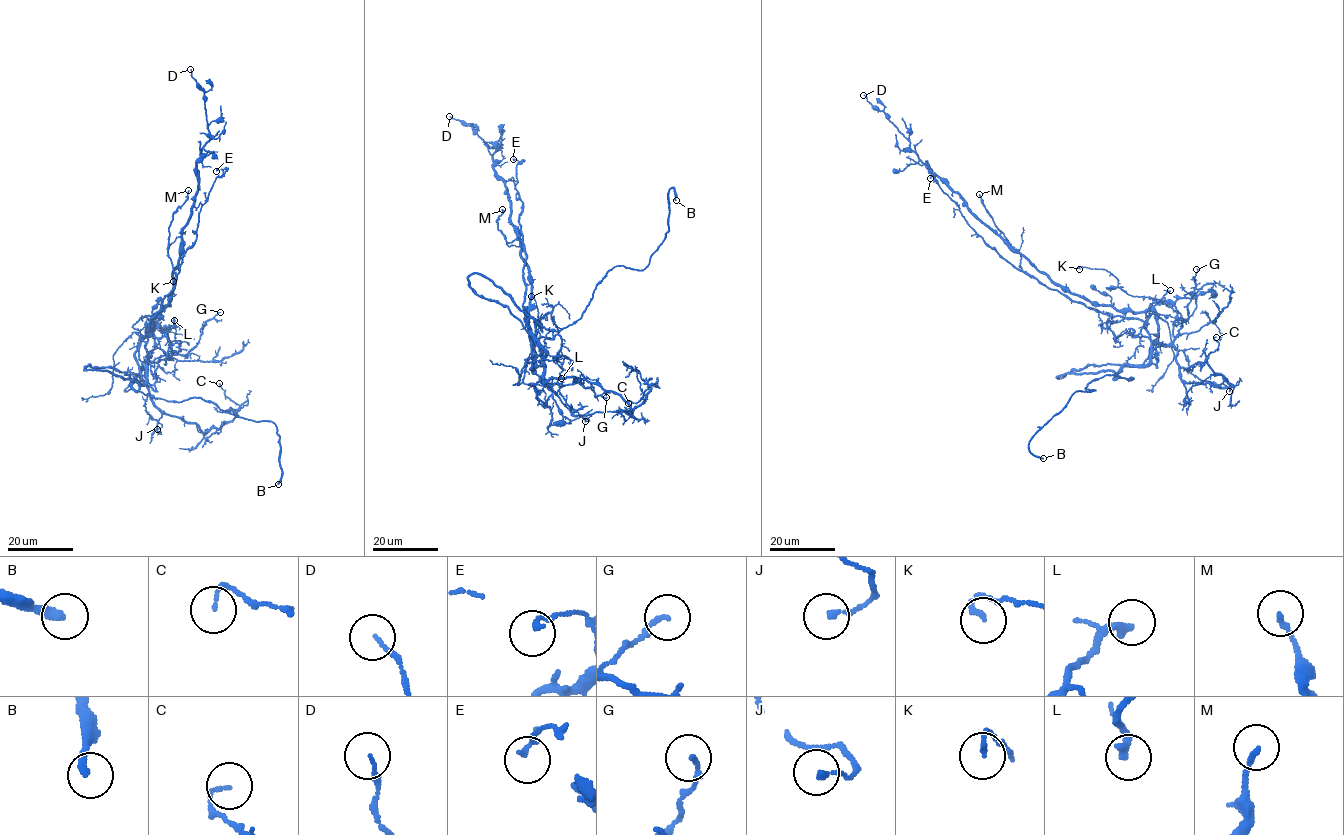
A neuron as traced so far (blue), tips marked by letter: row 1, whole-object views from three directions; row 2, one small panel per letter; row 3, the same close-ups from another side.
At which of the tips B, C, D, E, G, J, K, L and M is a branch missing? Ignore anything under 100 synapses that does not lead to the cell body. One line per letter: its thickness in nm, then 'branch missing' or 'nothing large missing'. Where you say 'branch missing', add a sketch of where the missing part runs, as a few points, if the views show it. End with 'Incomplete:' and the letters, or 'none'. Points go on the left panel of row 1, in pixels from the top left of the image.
B: 280 nm thick; branch missing; missing branch runs (278, 484), (293, 501)
C: 100 nm thick; nothing large missing
D: 120 nm thick; nothing large missing
E: 150 nm thick; nothing large missing
G: 130 nm thick; nothing large missing
J: 160 nm thick; nothing large missing
K: 160 nm thick; nothing large missing
L: 200 nm thick; nothing large missing
M: 140 nm thick; nothing large missing
Incomplete: B

